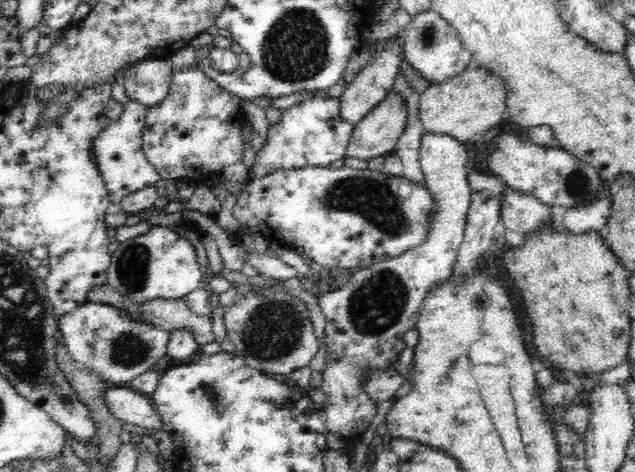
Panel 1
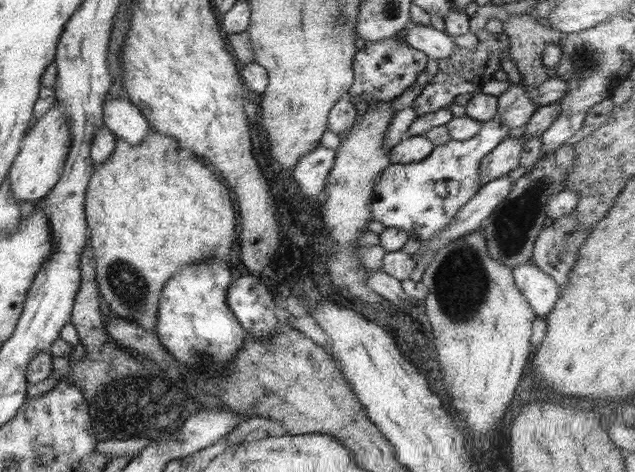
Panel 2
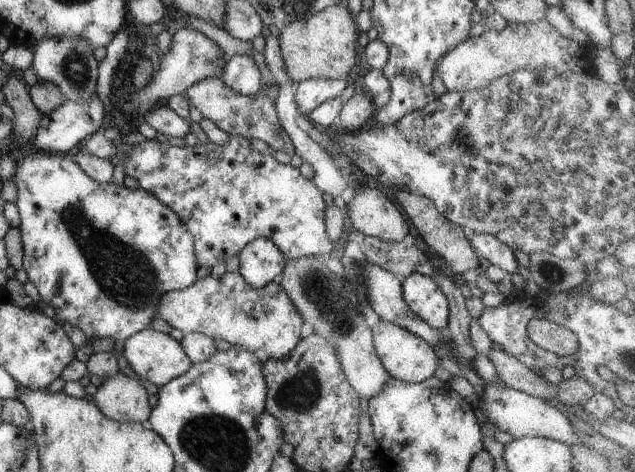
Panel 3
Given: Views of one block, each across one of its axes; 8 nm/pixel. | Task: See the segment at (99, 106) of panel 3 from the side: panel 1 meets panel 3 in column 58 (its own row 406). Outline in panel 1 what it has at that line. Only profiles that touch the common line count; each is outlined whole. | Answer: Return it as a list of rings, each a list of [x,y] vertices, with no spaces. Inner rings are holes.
[[[108,386],[103,394],[103,401],[109,411],[123,422],[136,424],[153,432],[163,428],[163,422],[153,408],[151,399],[130,387]]]

